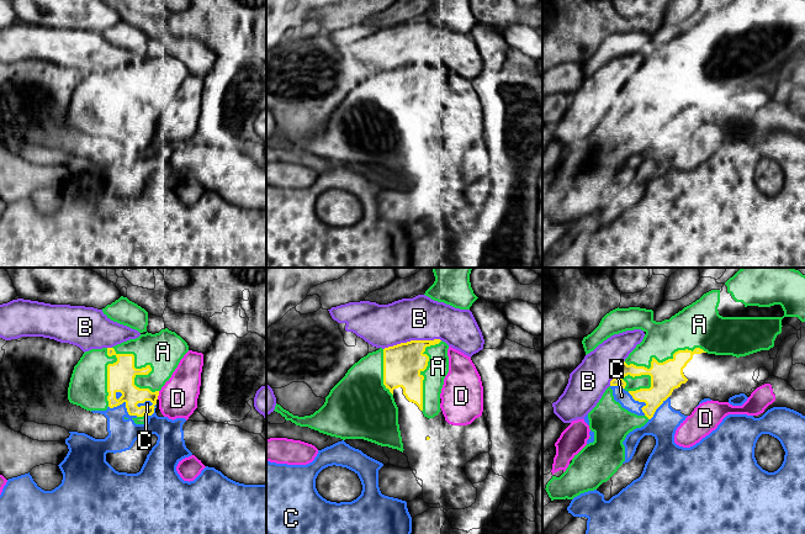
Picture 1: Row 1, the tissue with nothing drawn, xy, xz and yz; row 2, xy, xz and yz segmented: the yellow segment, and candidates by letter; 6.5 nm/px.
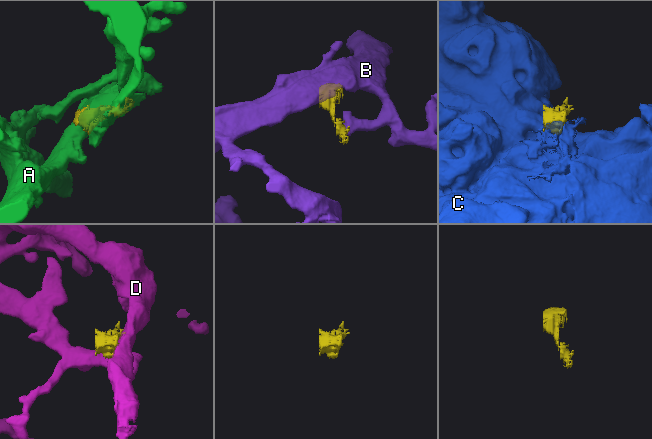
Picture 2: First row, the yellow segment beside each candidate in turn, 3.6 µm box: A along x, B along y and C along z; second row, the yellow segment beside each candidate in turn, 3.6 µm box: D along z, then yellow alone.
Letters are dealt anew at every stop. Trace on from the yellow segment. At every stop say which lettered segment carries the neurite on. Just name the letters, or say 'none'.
A

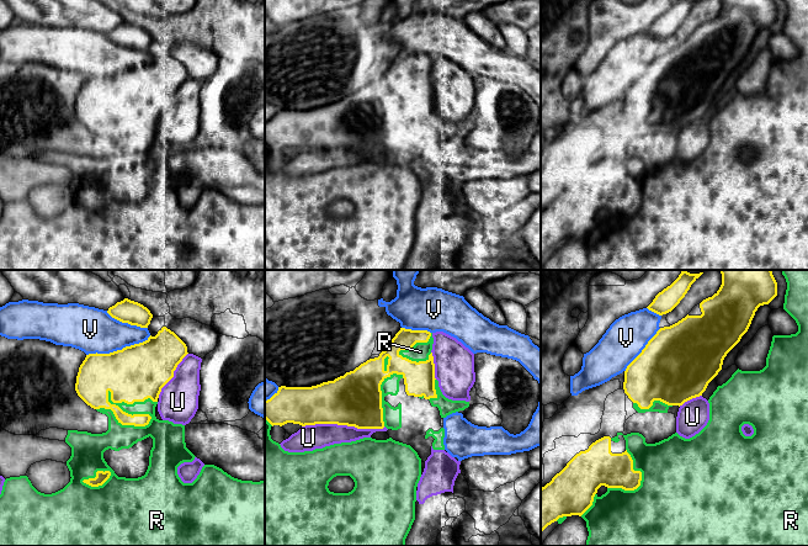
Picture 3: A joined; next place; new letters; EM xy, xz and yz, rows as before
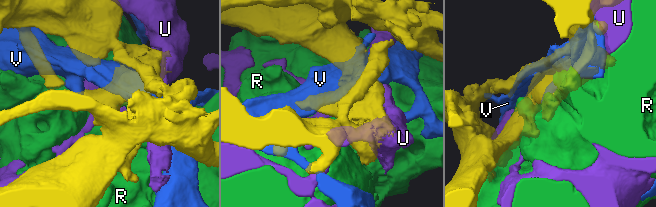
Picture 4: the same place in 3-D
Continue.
none

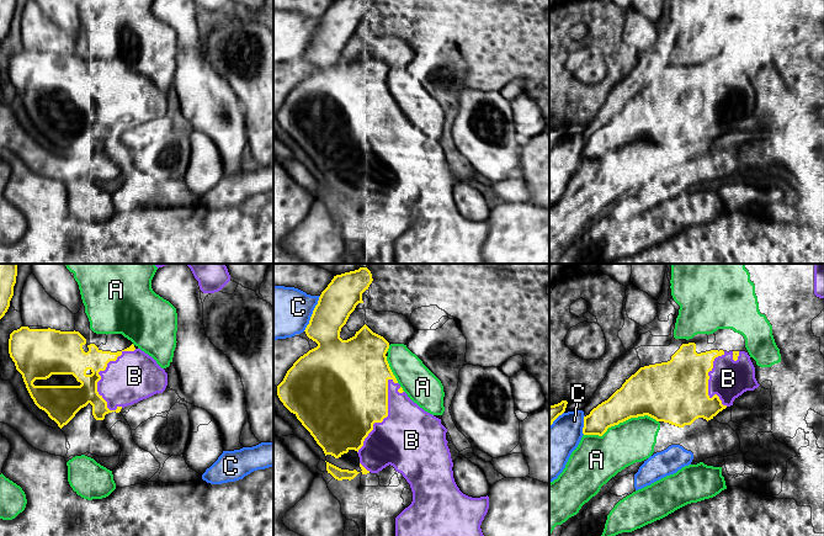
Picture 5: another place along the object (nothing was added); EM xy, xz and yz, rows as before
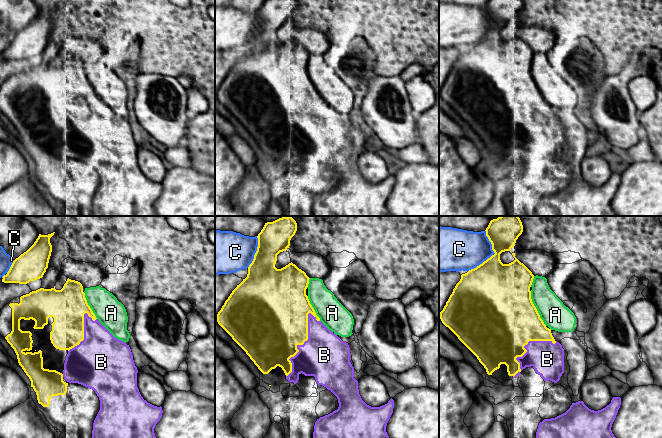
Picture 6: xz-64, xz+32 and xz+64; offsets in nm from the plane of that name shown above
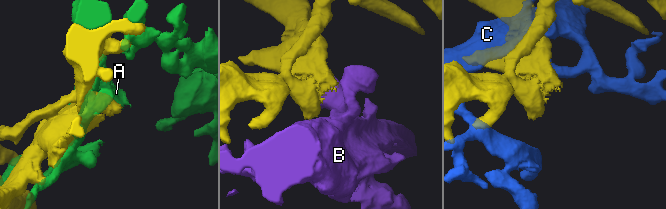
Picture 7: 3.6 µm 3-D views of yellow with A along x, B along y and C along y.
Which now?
B

